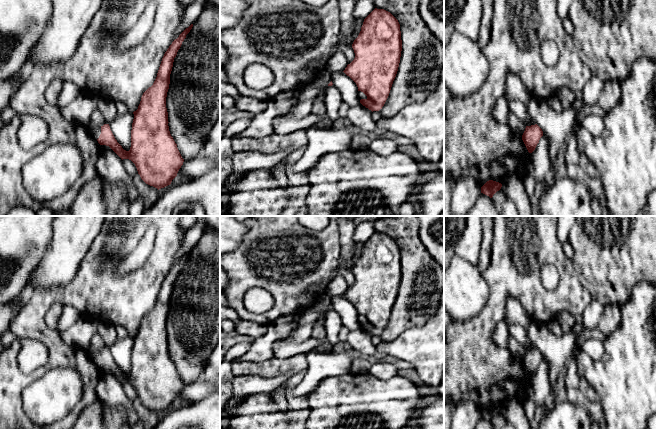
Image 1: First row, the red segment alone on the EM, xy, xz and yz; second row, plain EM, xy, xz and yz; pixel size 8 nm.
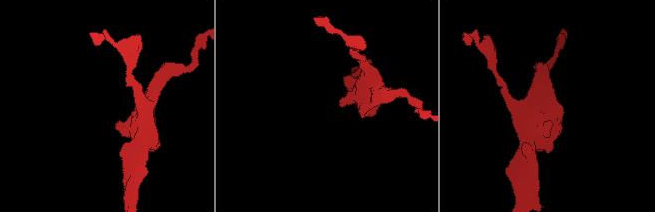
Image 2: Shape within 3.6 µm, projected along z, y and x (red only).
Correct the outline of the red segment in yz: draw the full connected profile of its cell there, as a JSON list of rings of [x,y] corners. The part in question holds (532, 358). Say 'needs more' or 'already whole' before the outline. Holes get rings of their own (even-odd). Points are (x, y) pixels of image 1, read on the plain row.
already whole; [[[537,348],[526,350],[525,355],[522,359],[522,364],[529,377],[532,377],[535,374],[542,360],[543,355]]]

